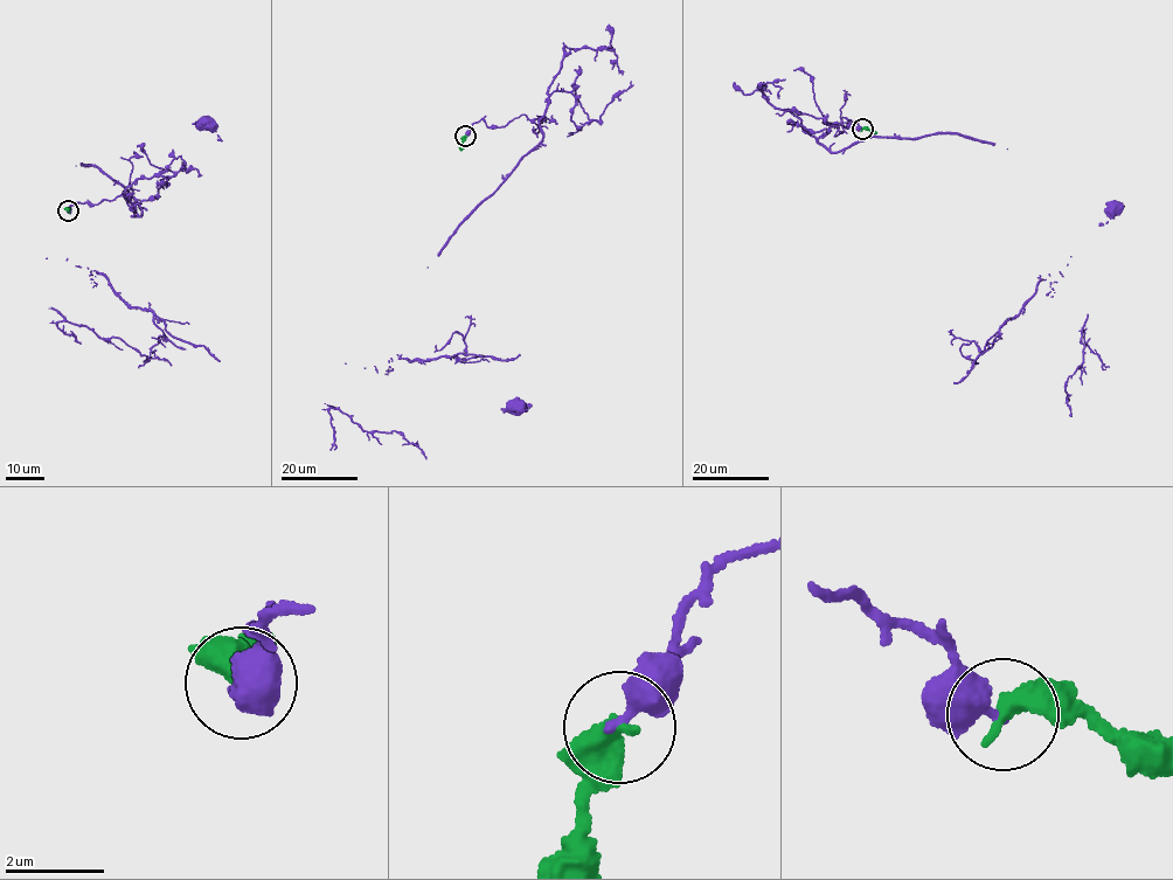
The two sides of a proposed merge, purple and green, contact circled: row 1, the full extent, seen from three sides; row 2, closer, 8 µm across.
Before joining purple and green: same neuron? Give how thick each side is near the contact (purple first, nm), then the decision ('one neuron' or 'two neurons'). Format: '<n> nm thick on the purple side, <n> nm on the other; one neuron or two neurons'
340 nm thick on the purple side, 480 nm on the other; two neurons

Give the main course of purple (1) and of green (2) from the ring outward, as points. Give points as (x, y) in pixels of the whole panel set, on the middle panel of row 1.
1: (465, 136), (483, 119), (543, 116), (542, 140), (428, 267), (387, 374), (351, 417), (425, 458)
2: (465, 136), (460, 150)

